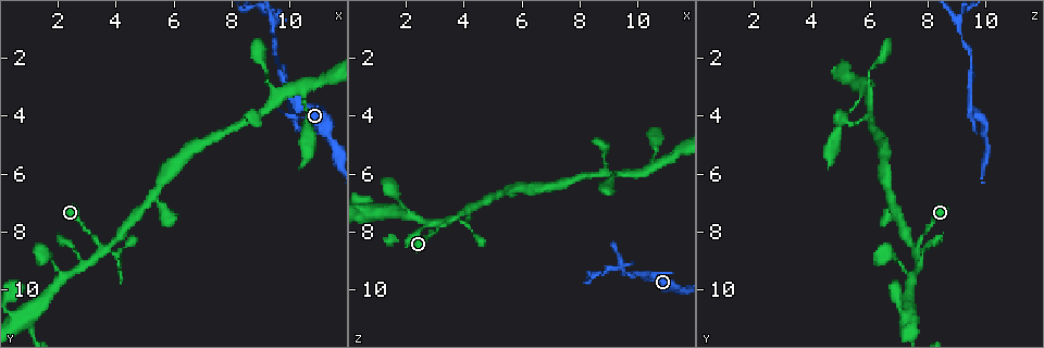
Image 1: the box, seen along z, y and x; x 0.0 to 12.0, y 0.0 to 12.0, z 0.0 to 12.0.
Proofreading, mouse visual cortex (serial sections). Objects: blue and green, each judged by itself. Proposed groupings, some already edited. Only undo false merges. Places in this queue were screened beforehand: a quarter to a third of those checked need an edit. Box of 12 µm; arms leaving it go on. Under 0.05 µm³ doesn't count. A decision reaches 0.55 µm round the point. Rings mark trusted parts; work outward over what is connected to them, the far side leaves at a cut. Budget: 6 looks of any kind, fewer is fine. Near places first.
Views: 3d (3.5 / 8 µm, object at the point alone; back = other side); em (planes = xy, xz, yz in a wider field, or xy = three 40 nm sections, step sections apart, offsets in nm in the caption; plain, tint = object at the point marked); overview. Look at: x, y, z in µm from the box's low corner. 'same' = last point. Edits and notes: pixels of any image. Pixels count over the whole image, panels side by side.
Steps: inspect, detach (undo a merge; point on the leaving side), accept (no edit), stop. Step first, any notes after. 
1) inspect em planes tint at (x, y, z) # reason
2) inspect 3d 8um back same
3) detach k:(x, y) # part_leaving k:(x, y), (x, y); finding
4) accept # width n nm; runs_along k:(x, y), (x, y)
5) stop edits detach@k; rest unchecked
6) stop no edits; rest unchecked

inspect 3d 8um back at (3.4, 8.5, 7.6) # a fork

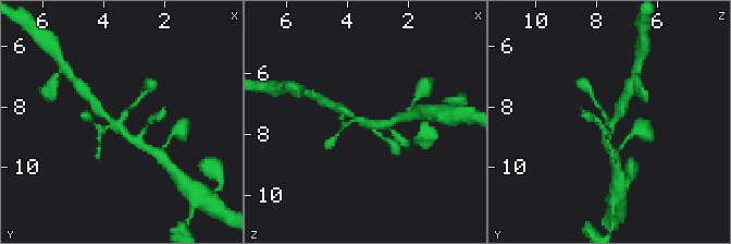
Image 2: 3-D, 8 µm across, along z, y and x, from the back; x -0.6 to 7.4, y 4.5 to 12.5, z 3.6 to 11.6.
inspect 3d 3.5um at (3.4, 8.6, 7.7) # closer look

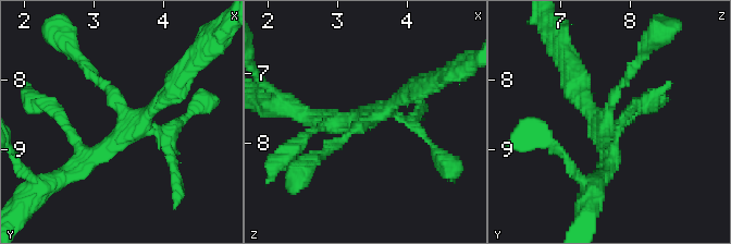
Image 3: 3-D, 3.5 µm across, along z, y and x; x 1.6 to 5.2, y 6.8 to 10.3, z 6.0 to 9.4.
inspect em xy step 2 tint at (3.45, 8.55, 7.65) # now the EM

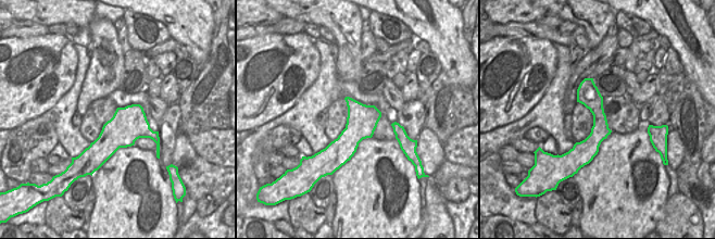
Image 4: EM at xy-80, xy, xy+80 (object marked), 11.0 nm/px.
accept # all the same cell

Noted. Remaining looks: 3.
inspect 3d 3.5um at (1.0, 11.2, 7.6) # sudden change in width

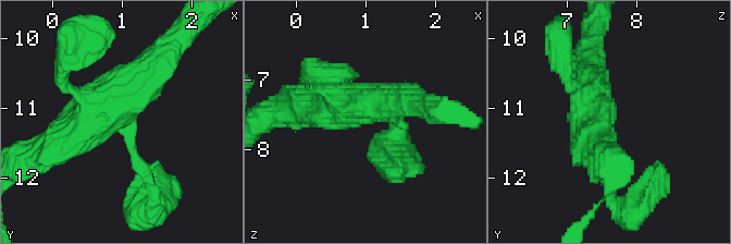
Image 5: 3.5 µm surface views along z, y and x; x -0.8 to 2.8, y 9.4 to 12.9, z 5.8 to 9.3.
inspect em xy step 3 tint same

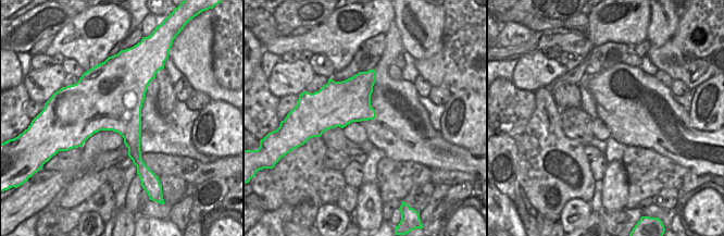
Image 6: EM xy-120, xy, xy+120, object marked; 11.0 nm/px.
accept # arm_widths 150, 200, 450, 500 nm; runs_along 5:(591, 65), (605, 175); one cell here

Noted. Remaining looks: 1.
stop no edits; rest unchecked

